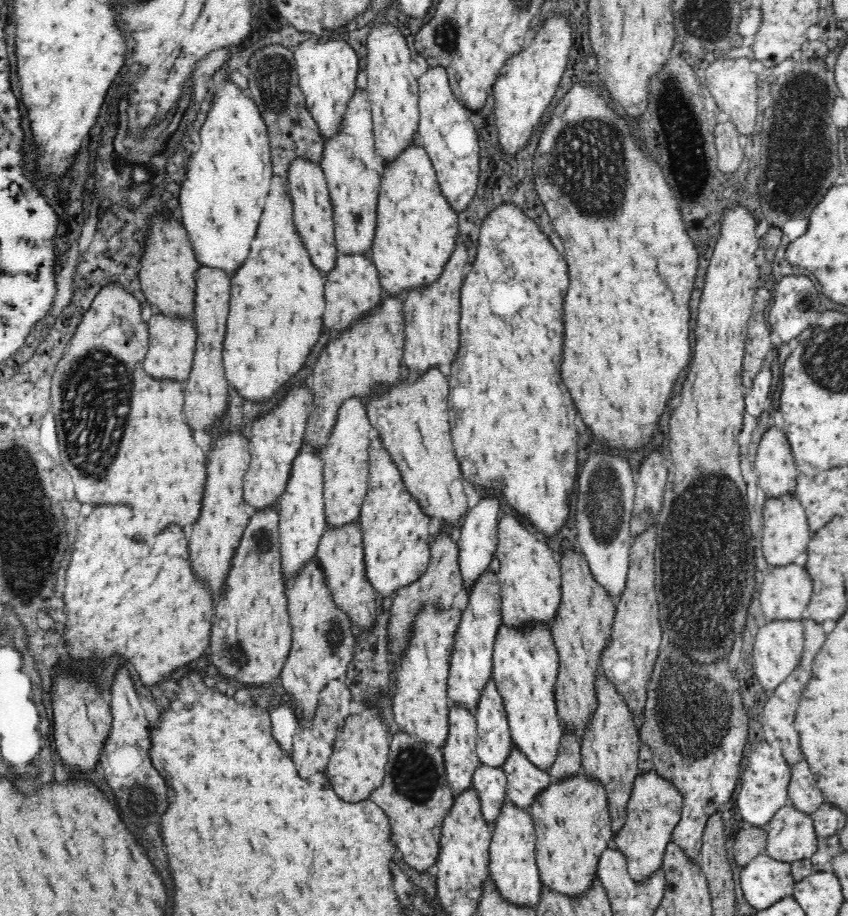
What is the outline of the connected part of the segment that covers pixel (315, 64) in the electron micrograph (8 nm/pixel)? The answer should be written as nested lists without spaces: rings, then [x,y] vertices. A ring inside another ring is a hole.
[[[342,35],[328,36],[322,42],[322,36],[313,36],[303,40],[293,50],[297,66],[299,83],[305,92],[306,107],[320,125],[324,138],[335,133],[339,120],[342,119],[347,102],[356,89],[356,74],[359,71],[358,53]]]

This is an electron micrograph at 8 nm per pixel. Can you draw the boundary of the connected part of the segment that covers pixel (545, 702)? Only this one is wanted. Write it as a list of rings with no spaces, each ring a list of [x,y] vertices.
[[[534,620],[528,624],[500,624],[493,648],[493,674],[504,697],[512,742],[516,743],[532,763],[548,770],[556,760],[562,740],[561,716],[555,697],[559,654],[555,648],[552,625]]]

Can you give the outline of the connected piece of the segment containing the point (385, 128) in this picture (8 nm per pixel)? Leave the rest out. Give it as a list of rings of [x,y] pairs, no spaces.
[[[378,22],[372,26],[367,38],[365,56],[368,99],[371,104],[371,119],[377,153],[383,161],[396,156],[416,137],[419,121],[419,84],[412,70],[412,50],[408,38],[392,22]]]

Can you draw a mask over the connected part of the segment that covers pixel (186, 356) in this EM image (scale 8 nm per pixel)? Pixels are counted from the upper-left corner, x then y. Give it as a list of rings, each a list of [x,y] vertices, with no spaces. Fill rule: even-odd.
[[[154,310],[150,316],[149,349],[145,354],[143,363],[150,375],[158,379],[172,378],[184,382],[190,374],[193,365],[193,354],[197,339],[197,330],[194,316],[170,315],[160,310]]]

